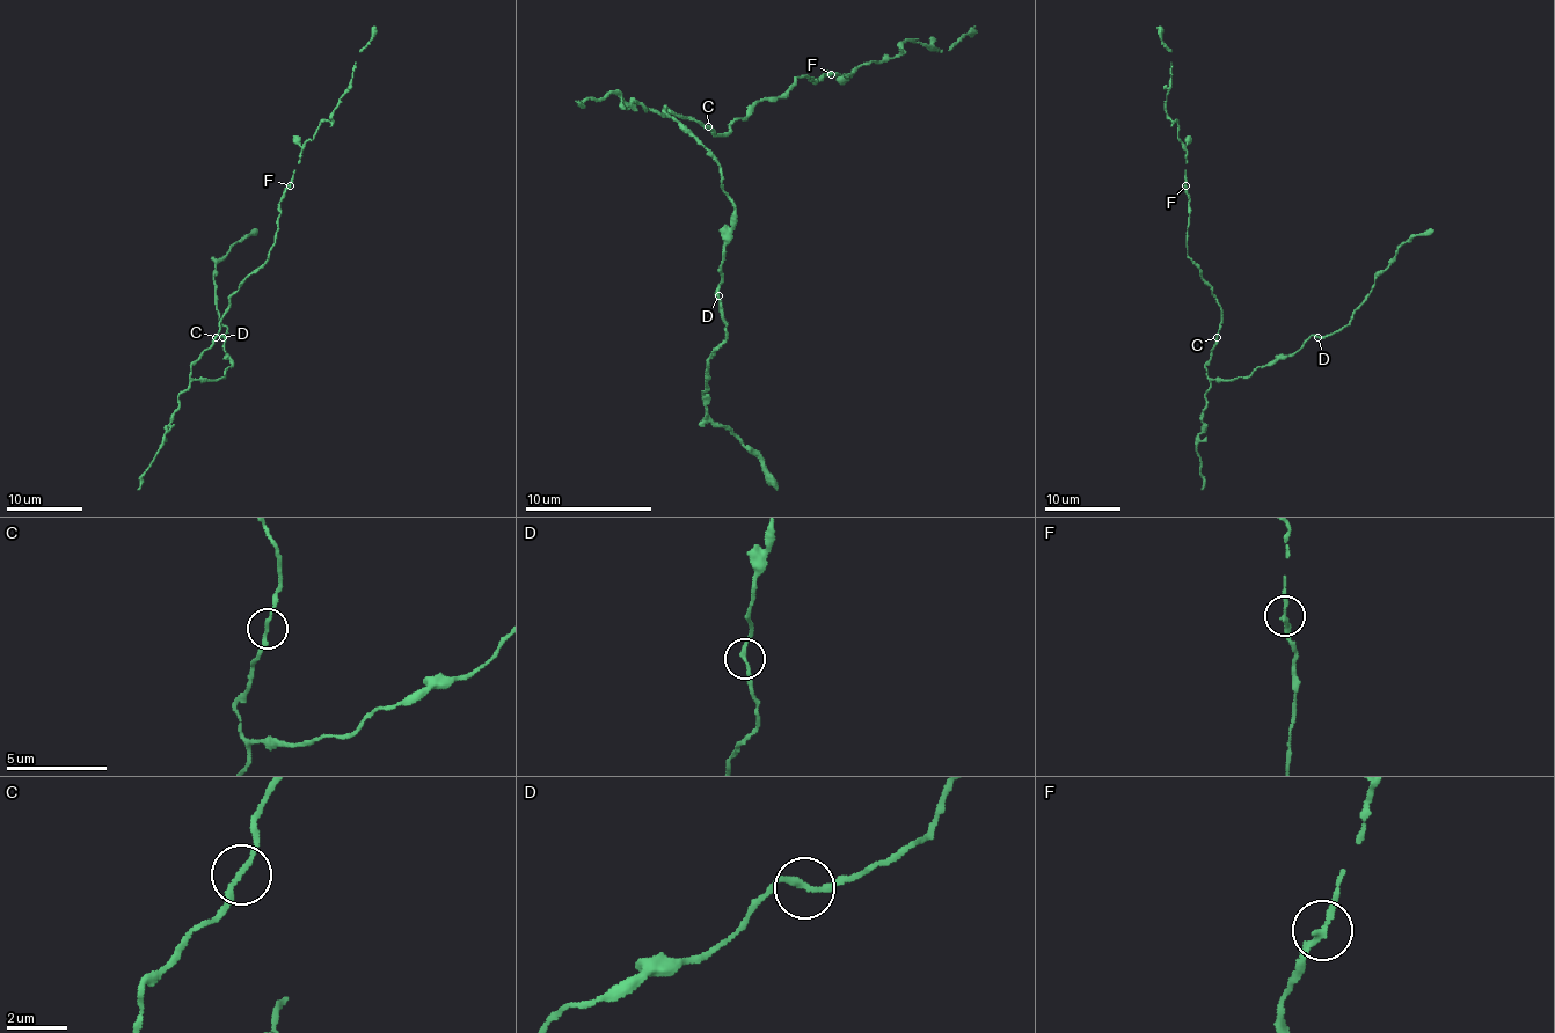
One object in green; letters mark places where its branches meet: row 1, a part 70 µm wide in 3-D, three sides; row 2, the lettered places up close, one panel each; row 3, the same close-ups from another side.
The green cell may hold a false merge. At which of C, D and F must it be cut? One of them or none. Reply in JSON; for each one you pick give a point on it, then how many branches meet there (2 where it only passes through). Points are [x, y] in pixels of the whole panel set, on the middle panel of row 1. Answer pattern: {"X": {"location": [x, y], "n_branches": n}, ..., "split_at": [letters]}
{"split_at": []}

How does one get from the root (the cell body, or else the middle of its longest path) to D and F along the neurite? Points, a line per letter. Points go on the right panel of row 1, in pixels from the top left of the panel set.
D: (1217, 335), (1205, 373), (1210, 379), (1225, 380), (1249, 376), (1262, 365), (1292, 356), (1312, 335), (1318, 337)
F: (1217, 335), (1220, 329), (1220, 307), (1202, 278), (1199, 269), (1187, 254), (1189, 197), (1184, 185)

